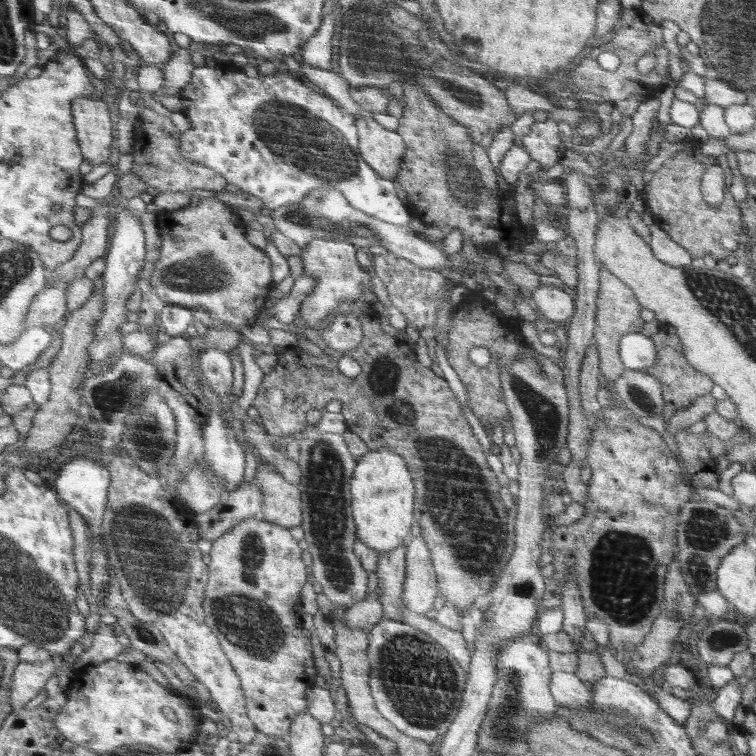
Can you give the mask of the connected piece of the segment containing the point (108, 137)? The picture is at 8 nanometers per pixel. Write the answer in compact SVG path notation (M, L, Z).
M96 95L76 99L72 107L85 160L95 165L108 163L116 140L110 106Z

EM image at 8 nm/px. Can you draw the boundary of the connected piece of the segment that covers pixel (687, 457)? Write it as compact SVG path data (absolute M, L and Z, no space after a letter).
M687 428L674 433L678 446L678 460L681 460L685 470L685 481L690 482L694 474L702 470L714 470L716 460L710 455L710 448L706 448L702 438L708 433L688 433Z

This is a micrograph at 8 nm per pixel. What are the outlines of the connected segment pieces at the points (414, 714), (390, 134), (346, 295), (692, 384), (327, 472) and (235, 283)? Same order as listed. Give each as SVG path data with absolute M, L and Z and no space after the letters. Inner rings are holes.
M382 620L369 631L369 647L367 657L369 660L369 687L375 702L376 711L405 736L434 744L440 737L445 737L452 720L462 706L462 692L466 674L458 666L458 662L448 654L436 639L431 638L418 627L410 626L400 620Z
M372 113L361 115L357 125L361 135L362 158L379 175L392 181L401 168L404 152L407 152L406 142L397 131L382 128L372 118Z
M342 239L312 240L301 252L300 259L304 263L303 277L314 277L316 279L316 286L314 286L312 294L308 294L303 300L297 315L305 329L315 328L315 326L321 324L321 321L326 323L328 316L342 303L362 300L364 289L370 289L370 292L375 294L370 276L356 262L354 254L356 254L354 246Z
M644 369L646 374L653 375L661 382L664 391L666 407L663 420L668 423L673 414L686 409L699 396L708 394L712 390L713 381L696 370L654 370Z
M306 427L291 436L300 444L300 455L295 458L302 476L301 509L308 552L312 556L312 579L322 588L322 594L333 604L351 607L368 596L368 573L362 568L353 551L356 525L351 514L351 478L357 463L352 458L341 434L328 433Z
M213 197L202 198L194 207L187 205L175 211L162 211L162 247L164 254L156 265L151 283L154 291L169 305L203 308L208 312L214 325L228 325L236 330L246 326L256 327L258 314L271 307L270 294L274 294L274 258L266 250L257 248L246 241L246 218L234 206L226 206Z

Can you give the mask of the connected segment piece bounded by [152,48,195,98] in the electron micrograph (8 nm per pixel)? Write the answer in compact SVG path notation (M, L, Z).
M180 48L178 51L172 51L171 59L168 63L162 65L166 73L166 86L154 96L178 96L178 92L184 89L190 82L192 71L195 66L191 61L191 53L187 48Z

